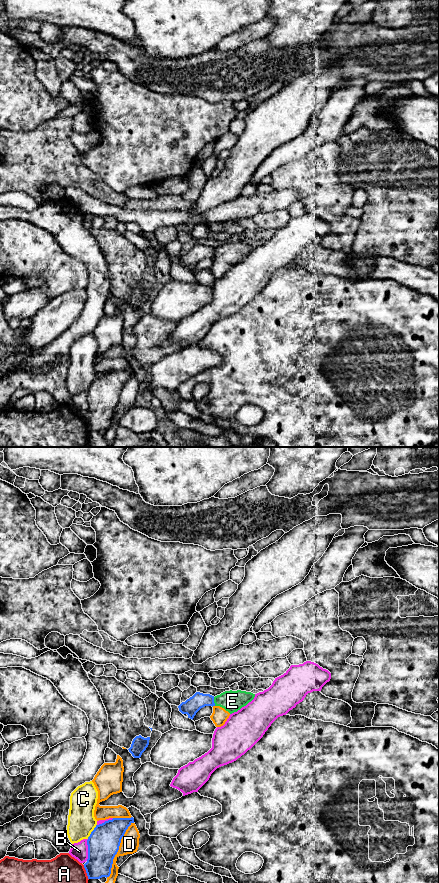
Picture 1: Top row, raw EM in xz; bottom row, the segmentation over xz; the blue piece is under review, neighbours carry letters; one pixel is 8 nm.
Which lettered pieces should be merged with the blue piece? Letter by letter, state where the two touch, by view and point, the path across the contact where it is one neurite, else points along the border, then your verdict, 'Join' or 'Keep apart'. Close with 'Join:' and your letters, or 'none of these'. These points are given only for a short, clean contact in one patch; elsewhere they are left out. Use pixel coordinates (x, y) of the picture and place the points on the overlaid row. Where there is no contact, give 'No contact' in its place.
A: Touches blue at xz (86, 872). Boundary: xz (83, 865), (88, 879). Keep apart
B: Touches blue at xz (88, 850). Keep apart
C: Touches blue at xz (92, 831). Keep apart
D: Touches blue at xz (118, 849). Keep apart
E: Touches blue at xz (213, 701). Boundary: xz (213, 697), (215, 705). Keep apart
Join: none of these

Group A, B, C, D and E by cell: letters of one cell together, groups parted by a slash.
A / B / C / D E

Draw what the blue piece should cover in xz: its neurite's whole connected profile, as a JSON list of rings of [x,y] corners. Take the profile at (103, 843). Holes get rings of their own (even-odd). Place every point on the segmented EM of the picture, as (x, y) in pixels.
[[[113,818],[96,825],[87,840],[88,859],[84,864],[88,879],[109,877],[121,839],[134,818]]]

